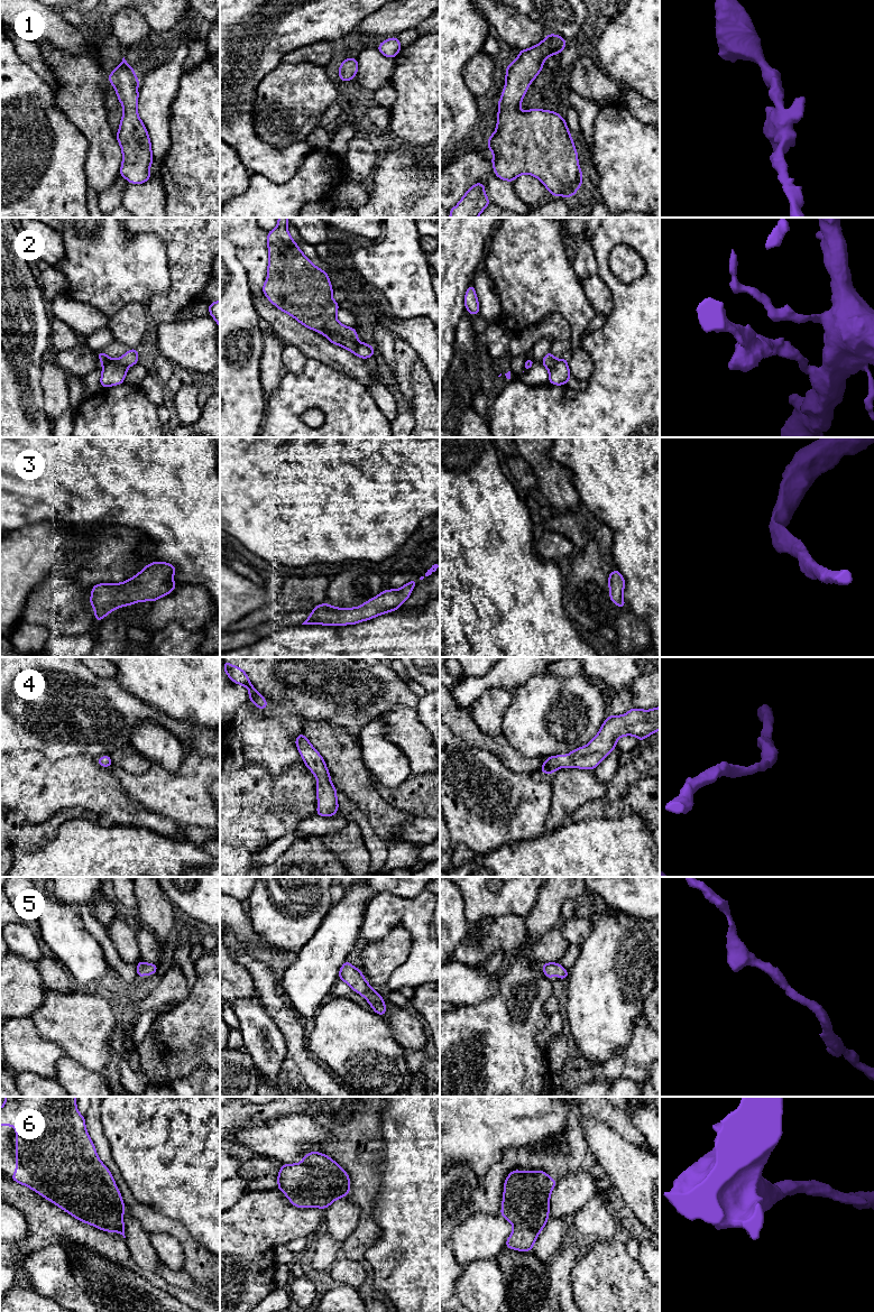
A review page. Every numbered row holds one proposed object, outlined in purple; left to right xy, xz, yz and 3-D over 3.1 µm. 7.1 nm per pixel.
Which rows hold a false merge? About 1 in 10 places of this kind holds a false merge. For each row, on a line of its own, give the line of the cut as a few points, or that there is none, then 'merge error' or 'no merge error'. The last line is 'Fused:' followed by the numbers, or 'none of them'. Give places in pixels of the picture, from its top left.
1: no cut; no merge error
2: cut in xz along (323, 333), (337, 332), (356, 342); merge error
3: no cut; no merge error
4: no cut; no merge error
5: no cut; no merge error
6: no cut; no merge error
Fused: 2

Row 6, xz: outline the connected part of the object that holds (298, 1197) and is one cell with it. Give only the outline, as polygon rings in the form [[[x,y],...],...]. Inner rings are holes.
[[[311,1152],[296,1164],[283,1164],[278,1186],[296,1208],[326,1209],[350,1192],[347,1172],[328,1155]]]

